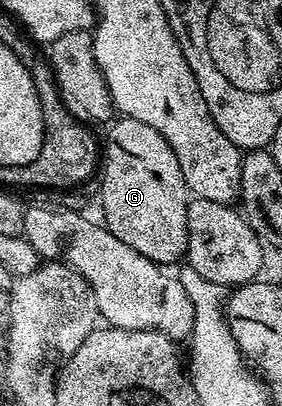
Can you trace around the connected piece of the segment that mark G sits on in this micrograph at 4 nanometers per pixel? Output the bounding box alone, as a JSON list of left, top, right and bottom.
[99,116,191,267]

